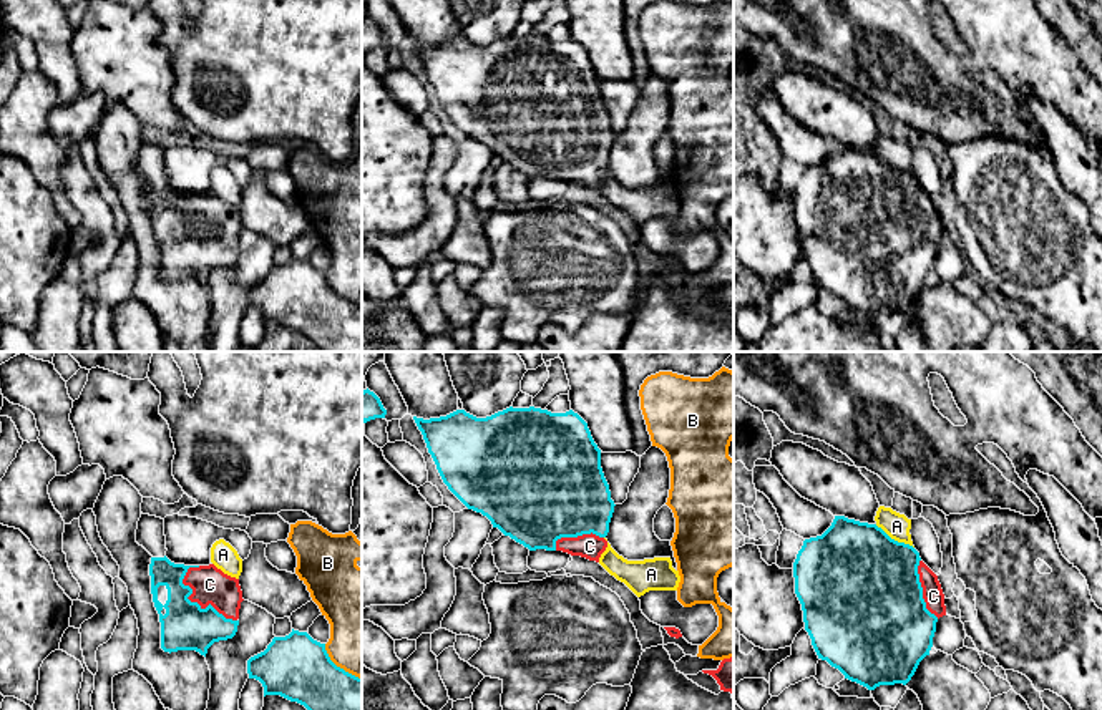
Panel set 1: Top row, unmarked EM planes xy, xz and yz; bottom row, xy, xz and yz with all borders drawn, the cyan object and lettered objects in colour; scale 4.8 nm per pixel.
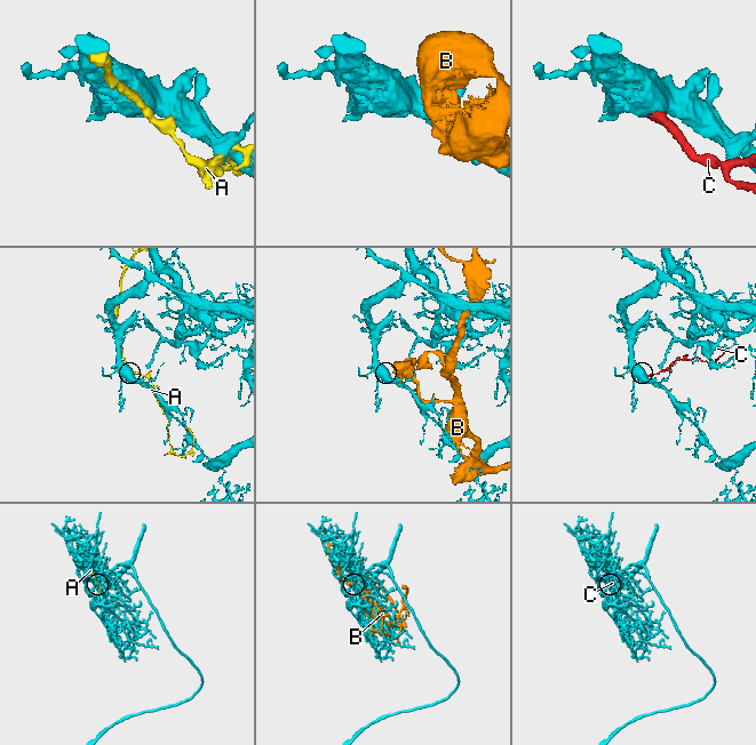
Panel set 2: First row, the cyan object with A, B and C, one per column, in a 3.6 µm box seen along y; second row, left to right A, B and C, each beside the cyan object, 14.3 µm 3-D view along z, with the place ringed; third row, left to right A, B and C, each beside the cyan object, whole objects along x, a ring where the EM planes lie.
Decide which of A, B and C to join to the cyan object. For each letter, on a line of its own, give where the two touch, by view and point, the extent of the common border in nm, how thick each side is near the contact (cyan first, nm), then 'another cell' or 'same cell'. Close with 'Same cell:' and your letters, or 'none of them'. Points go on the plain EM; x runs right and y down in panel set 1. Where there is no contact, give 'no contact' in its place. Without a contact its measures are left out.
A: meets cyan in yz at (893, 168); contact 220 nm long; 500 nm thick on the cyan side, 120 nm on the other; another cell
B: meets cyan in xy at (339, 296); contact 260 nm long; 360 nm thick on the cyan side, 300 nm on the other; another cell
C: meets cyan in xy at (196, 231); contact 360 nm long; 240 nm thick on the cyan side, 180 nm on the other; same cell
Same cell: C

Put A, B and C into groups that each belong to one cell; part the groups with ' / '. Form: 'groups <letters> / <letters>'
groups A / B / C

